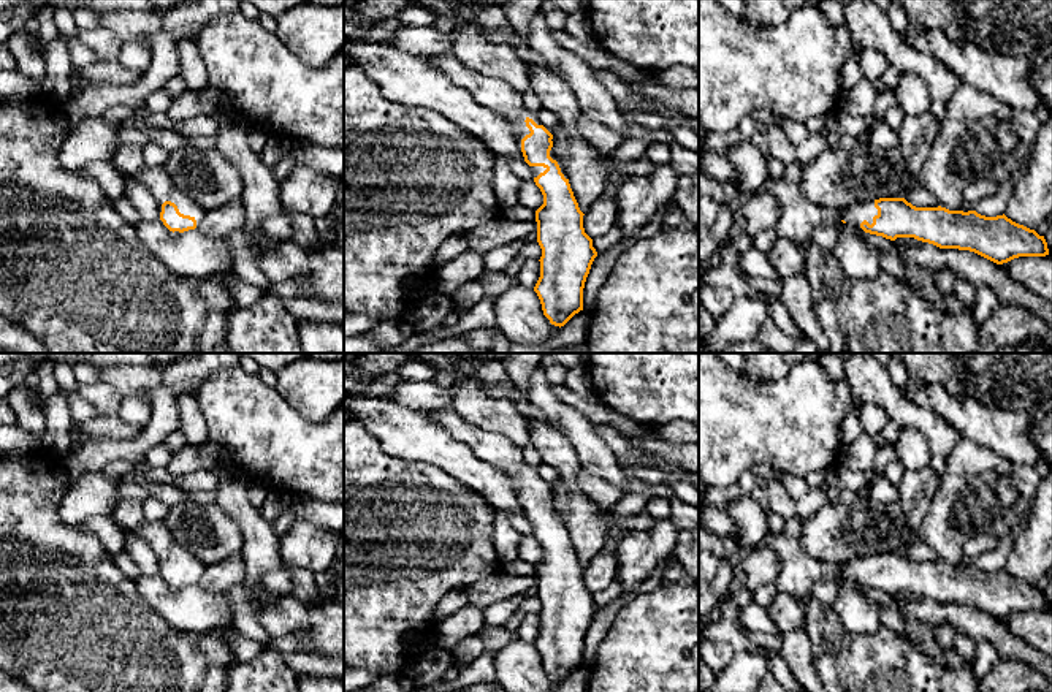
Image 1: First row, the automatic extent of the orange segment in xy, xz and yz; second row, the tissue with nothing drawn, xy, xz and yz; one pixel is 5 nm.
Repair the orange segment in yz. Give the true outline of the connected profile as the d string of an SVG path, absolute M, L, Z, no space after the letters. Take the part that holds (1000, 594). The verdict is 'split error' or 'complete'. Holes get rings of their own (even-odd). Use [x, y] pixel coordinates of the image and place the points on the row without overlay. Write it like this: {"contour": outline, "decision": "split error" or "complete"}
{"contour": "M879 553L844 562L840 573L859 586L890 595L914 592L940 603L970 605L997 619L1049 610L1044 591L1004 568L985 572L976 565L916 562L905 553Z", "decision": "split error"}

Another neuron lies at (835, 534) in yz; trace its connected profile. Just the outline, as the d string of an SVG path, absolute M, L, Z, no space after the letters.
M857 497L848 505L827 502L802 519L797 540L811 559L824 565L843 565L854 557L905 553L909 530L897 504L879 511L870 499Z

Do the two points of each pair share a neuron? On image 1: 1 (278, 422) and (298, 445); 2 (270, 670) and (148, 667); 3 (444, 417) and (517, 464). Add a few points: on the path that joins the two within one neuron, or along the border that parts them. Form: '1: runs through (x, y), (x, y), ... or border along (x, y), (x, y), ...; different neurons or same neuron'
1: runs through (281, 428), (292, 439); same neuron
2: border along (235, 661), (225, 675); different neurons
3: runs through (461, 429), (485, 445), (499, 450); same neuron

